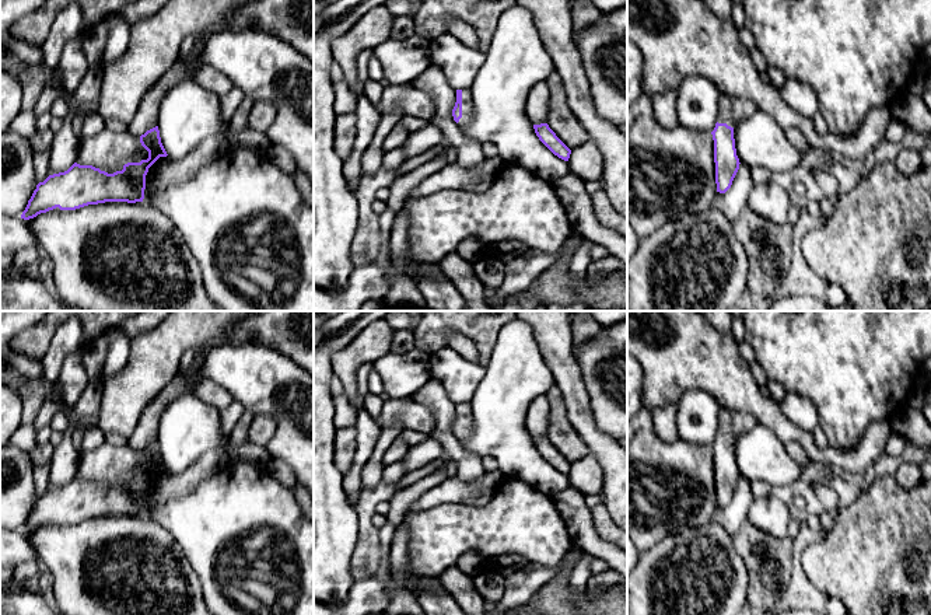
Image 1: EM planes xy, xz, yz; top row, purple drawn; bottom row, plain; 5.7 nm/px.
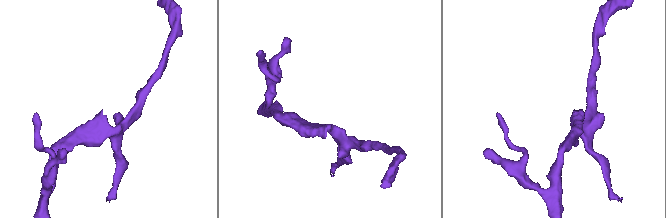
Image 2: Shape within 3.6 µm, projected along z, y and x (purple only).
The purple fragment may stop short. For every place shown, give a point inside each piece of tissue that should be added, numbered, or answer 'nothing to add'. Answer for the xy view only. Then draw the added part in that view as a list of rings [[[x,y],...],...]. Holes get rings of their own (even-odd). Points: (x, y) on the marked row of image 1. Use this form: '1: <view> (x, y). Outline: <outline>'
nothing to add

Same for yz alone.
1: yz (731, 109). Outline: [[[720,92],[718,123],[727,123],[734,127],[741,120],[752,116],[755,111],[757,111],[757,106],[753,101]]]

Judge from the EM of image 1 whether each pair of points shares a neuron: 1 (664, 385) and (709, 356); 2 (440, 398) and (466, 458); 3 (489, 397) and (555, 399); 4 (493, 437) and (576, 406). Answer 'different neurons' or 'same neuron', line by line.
1: same neuron
2: same neuron
3: different neurons
4: different neurons

